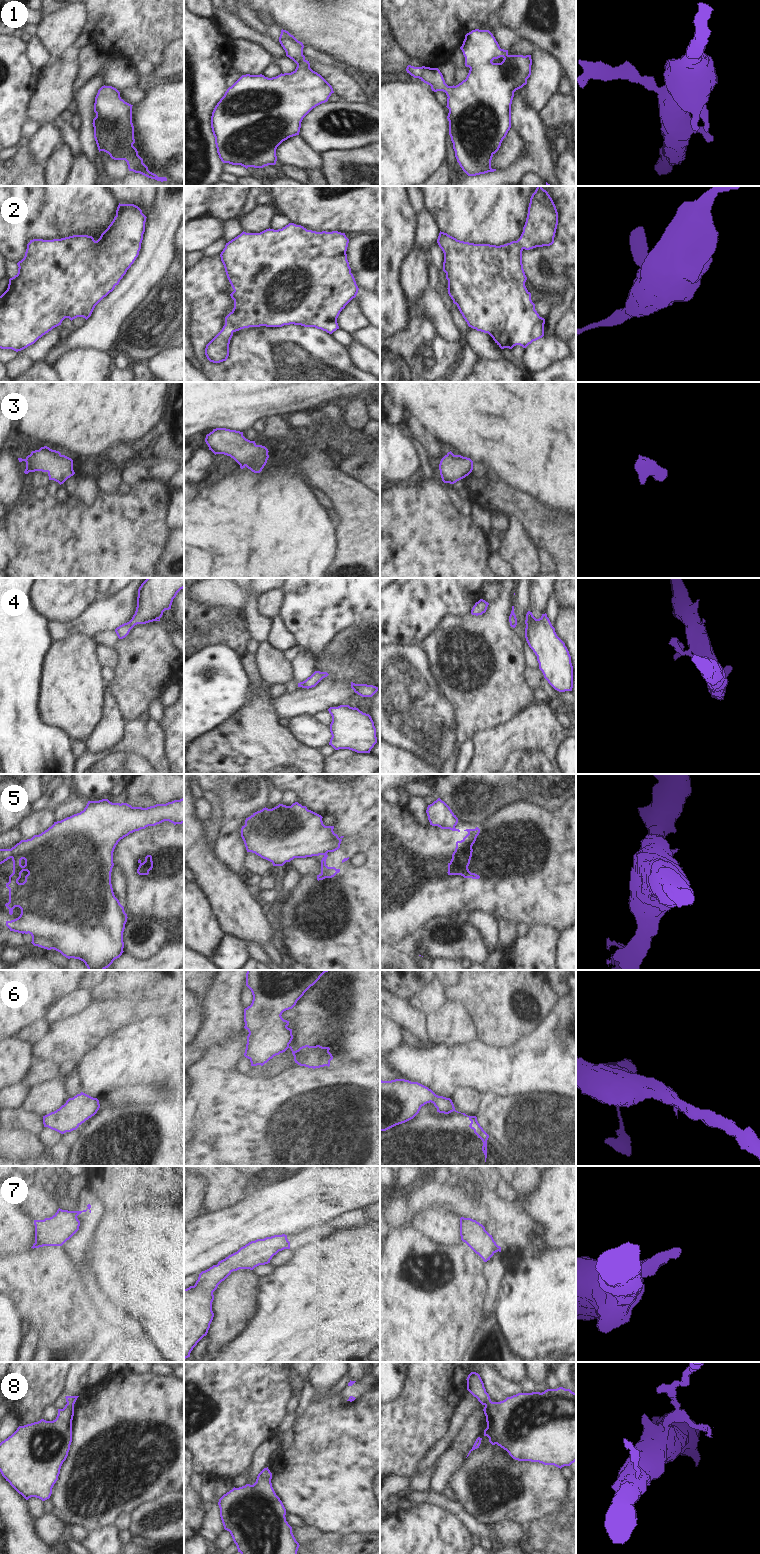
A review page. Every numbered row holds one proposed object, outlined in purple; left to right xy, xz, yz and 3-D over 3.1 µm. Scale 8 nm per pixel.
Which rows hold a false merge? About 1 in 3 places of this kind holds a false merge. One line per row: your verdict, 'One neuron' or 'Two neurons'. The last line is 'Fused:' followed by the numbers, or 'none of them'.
1: One neuron
2: One neuron
3: One neuron
4: One neuron
5: Two neurons
6: Two neurons
7: One neuron
8: One neuron
Fused: 5, 6.

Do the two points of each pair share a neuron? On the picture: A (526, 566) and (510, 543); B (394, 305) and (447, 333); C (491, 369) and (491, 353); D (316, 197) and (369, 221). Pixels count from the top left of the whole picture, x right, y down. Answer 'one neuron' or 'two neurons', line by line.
A: one neuron
B: two neurons
C: two neurons
D: one neuron

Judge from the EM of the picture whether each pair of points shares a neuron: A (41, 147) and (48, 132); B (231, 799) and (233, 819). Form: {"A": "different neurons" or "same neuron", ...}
{"A": "same neuron", "B": "same neuron"}

